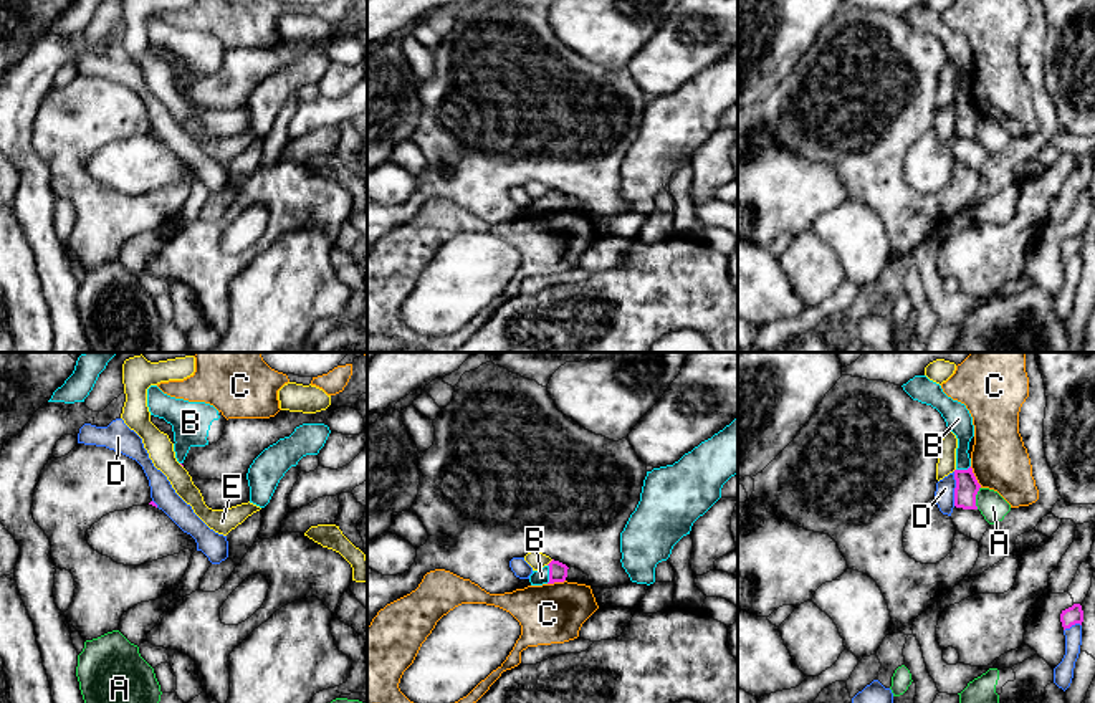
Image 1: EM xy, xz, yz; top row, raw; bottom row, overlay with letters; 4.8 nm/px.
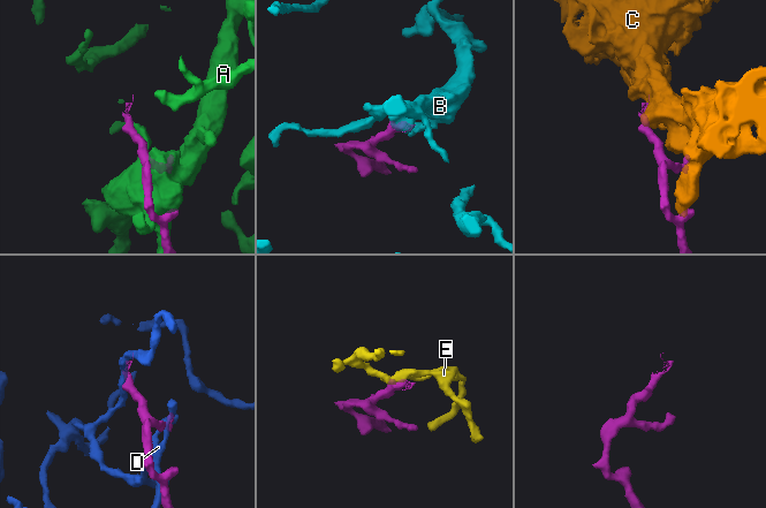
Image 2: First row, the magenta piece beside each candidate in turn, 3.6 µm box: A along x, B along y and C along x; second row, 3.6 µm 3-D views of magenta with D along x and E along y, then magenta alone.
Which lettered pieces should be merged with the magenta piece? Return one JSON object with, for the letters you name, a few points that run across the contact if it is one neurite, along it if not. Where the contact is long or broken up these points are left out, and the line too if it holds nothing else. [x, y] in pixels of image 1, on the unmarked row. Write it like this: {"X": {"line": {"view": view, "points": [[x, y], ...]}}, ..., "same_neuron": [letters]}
{"B": {"line": {"view": "xz", "points": [[558, 200], [549, 204], [541, 205]]}}, "same_neuron": ["B"]}

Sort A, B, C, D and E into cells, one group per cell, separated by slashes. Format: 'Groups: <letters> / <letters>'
Groups: A / B / C / D / E

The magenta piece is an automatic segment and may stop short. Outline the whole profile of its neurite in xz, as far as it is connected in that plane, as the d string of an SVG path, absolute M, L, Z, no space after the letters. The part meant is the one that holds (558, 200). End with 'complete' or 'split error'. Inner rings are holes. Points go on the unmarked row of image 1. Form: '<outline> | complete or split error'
M552 189L548 195L533 200L529 212L531 215L564 212L567 207L567 198L569 197L566 194Z | split error

